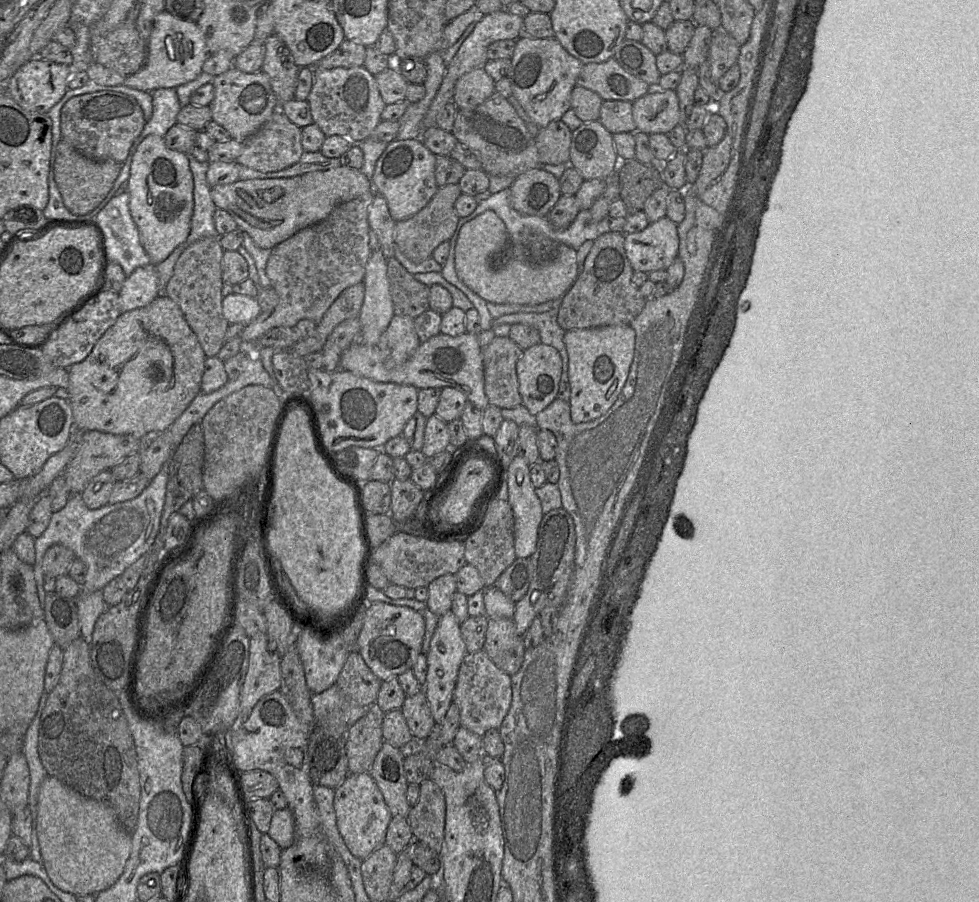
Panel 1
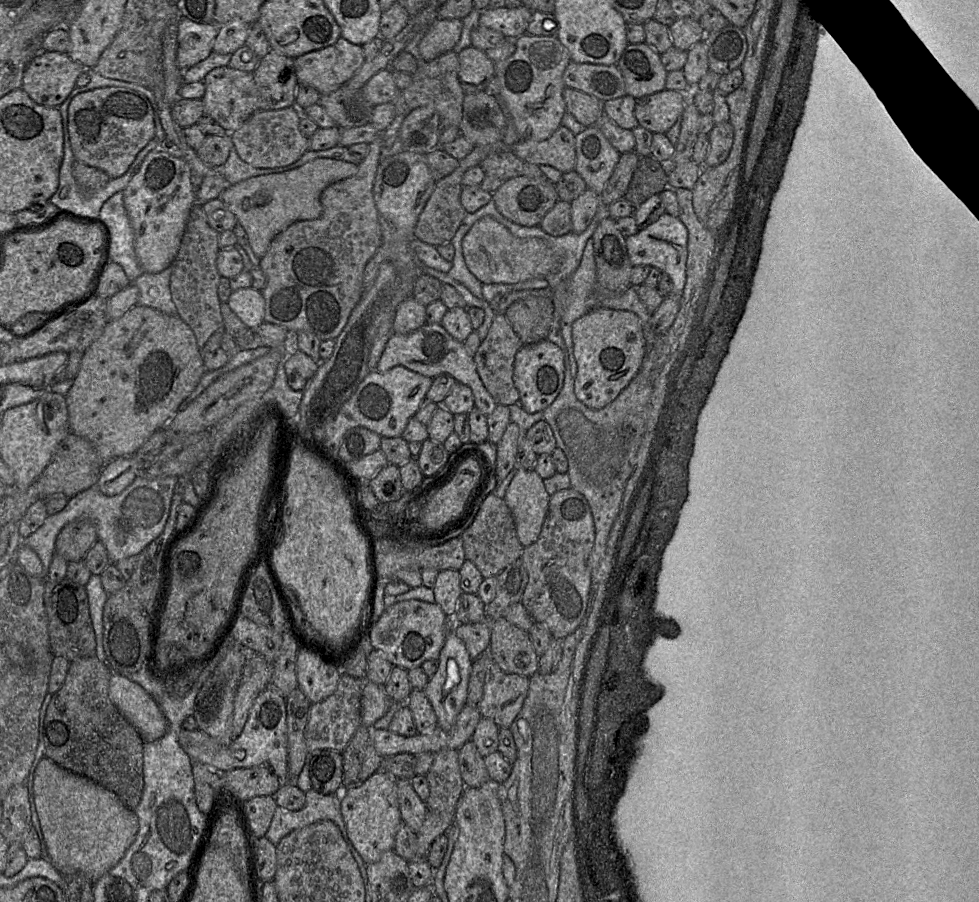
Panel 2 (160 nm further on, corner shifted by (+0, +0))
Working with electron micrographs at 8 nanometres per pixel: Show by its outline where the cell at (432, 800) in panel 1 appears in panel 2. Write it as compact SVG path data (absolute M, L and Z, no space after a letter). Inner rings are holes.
M442 749L434 753L433 763L425 775L429 785L429 797L425 802L429 811L453 813L455 815L456 805L466 788L459 769L458 750Z

